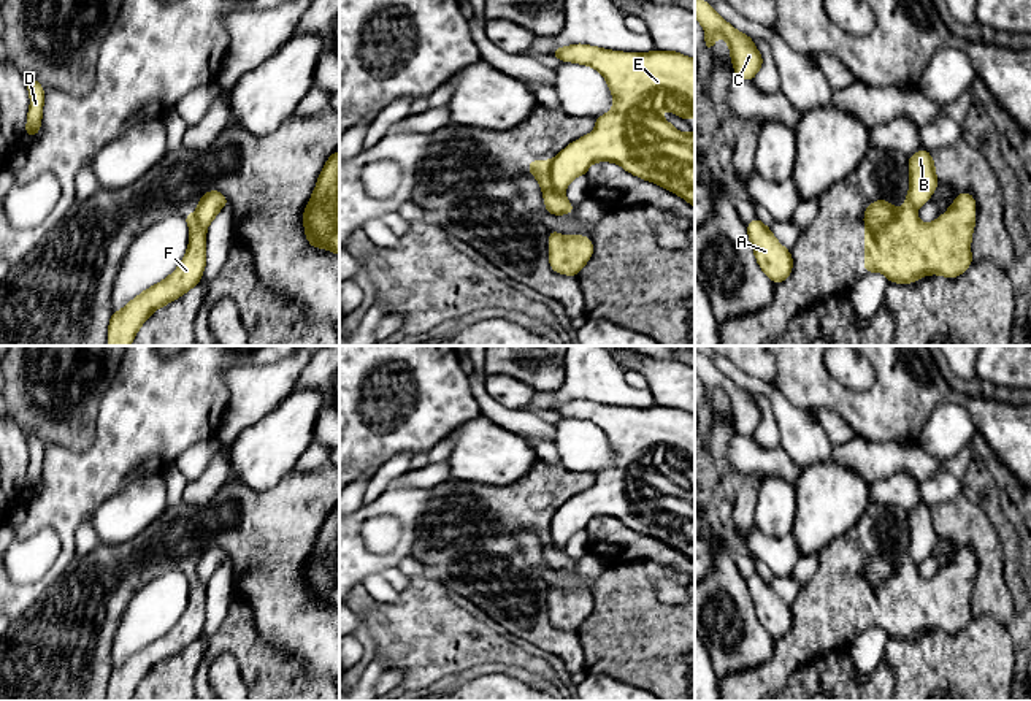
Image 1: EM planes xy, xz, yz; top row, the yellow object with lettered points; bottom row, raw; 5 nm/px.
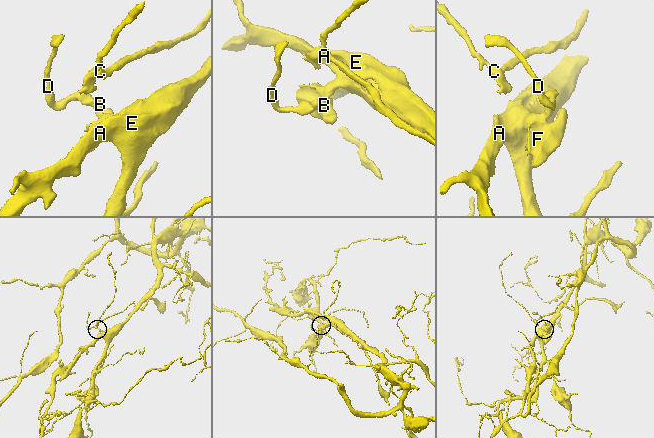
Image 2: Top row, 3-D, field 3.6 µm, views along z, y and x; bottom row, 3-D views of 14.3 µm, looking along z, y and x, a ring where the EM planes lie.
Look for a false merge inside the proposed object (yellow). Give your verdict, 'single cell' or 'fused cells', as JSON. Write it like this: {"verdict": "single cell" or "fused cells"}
{"verdict": "fused cells"}

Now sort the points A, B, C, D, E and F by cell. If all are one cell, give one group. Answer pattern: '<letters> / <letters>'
A B C D E / F

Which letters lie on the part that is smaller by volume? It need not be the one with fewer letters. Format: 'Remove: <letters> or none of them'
Remove: F

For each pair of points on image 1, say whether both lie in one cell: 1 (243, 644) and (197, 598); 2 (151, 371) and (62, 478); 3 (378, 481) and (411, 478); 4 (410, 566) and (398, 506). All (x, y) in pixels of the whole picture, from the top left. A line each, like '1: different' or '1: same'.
1: different
2: same
3: different
4: different

